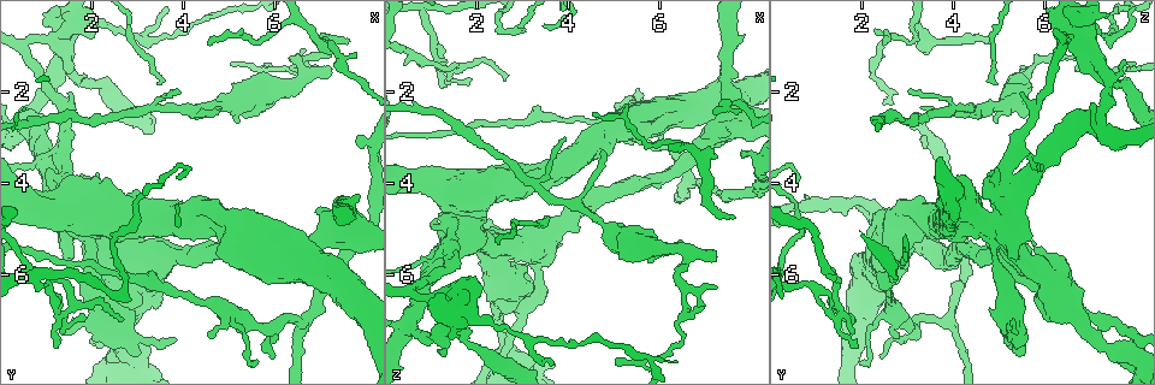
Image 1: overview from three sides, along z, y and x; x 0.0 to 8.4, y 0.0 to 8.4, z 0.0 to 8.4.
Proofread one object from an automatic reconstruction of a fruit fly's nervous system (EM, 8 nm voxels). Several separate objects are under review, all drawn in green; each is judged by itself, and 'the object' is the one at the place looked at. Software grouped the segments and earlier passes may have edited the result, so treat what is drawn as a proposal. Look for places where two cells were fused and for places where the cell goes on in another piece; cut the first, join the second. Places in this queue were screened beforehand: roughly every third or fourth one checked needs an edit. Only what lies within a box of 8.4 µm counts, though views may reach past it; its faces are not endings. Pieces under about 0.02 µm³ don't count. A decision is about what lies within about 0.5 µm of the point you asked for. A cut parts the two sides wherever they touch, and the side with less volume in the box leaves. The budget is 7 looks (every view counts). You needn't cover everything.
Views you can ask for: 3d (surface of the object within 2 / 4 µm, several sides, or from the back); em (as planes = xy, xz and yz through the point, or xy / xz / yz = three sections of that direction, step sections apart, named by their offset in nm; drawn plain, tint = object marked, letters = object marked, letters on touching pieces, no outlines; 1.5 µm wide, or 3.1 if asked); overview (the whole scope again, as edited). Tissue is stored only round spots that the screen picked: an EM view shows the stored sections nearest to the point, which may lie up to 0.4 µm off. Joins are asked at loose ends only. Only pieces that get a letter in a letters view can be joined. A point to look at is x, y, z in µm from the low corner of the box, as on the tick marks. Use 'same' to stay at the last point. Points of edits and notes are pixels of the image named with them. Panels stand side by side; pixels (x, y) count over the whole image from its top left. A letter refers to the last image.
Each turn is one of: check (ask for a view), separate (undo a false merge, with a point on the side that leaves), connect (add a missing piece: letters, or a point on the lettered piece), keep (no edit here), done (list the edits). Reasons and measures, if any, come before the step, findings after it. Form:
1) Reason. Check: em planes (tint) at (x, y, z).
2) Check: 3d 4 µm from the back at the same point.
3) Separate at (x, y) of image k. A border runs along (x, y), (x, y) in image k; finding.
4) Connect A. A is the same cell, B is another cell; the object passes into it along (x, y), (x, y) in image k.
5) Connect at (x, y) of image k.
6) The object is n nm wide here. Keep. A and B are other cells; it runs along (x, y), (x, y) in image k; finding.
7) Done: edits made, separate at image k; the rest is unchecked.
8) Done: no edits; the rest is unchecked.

Branch stops here. Check: 3d 2 µm at (7.65, 0.85, 4.70).

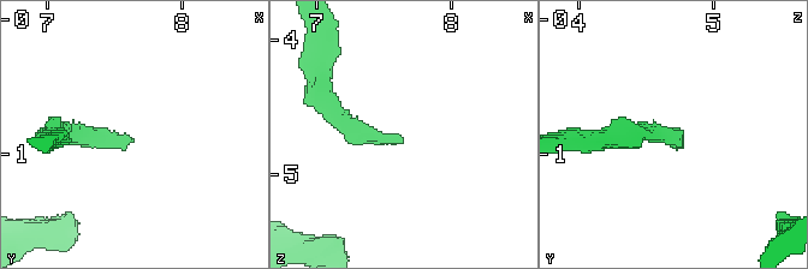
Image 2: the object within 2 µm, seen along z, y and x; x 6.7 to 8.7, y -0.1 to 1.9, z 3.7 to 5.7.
Need the tissue. Check: em xy step 4 (tint) at (7.60, 0.88, 4.76).

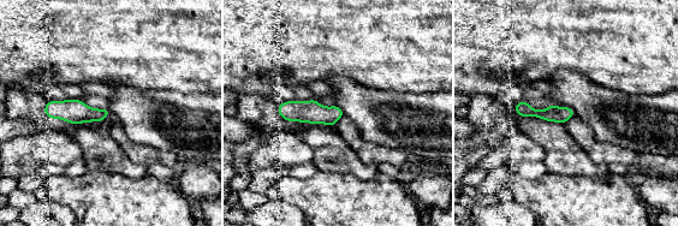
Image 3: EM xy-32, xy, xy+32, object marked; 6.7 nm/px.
Cut it another way. Check: em planes (letters) at the same point.

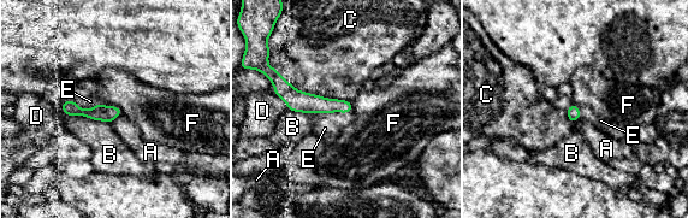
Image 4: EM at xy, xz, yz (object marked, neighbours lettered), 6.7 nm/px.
The object is 80 nm wide here. Connect E. E is the same cell, A, B, C, D and F are other cells; the object passes into it along (100, 112), (87, 110), (90, 101) in image 4; it goes on there.

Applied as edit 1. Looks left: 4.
See it whole again. Check: overview.

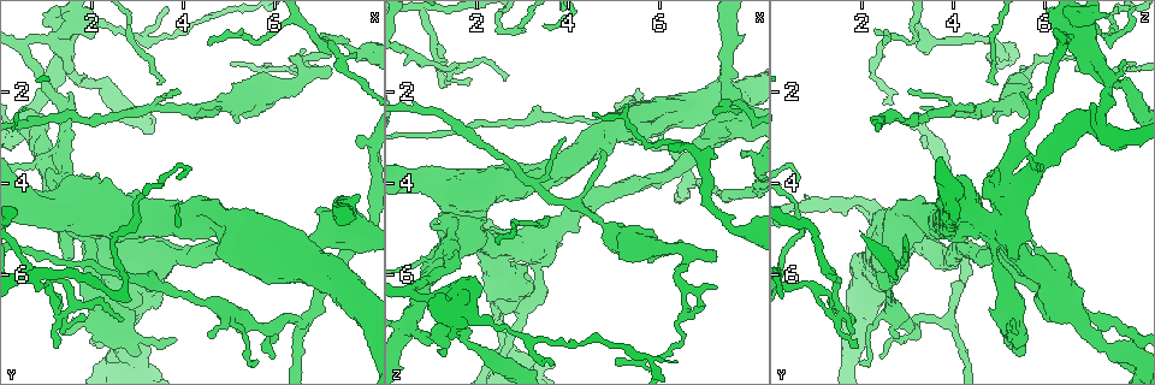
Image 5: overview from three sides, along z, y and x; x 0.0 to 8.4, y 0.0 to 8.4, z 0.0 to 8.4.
Stops while still wide. Check: 3d 4 µm from the back at (3.00, 7.75, 5.55).

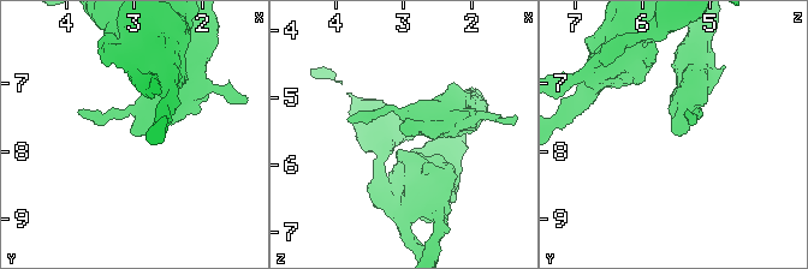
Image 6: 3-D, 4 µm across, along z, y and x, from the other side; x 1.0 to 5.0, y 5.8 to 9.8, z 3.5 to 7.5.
Now the EM. Check: em planes (letters) at (2.95, 7.70, 5.55).

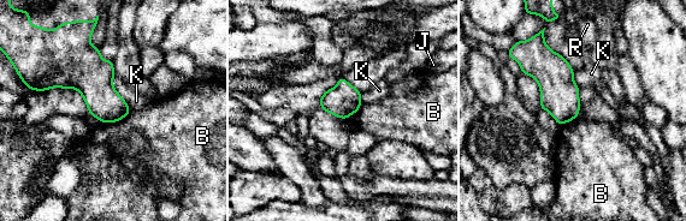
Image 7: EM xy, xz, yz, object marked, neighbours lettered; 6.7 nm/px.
The longest contact is with K, 260 nm. Keep. B, J, K and R are other cells; no lettered piece goes on from it.

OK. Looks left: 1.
Done: edits made, connect at image 4; the rest is unchecked.

